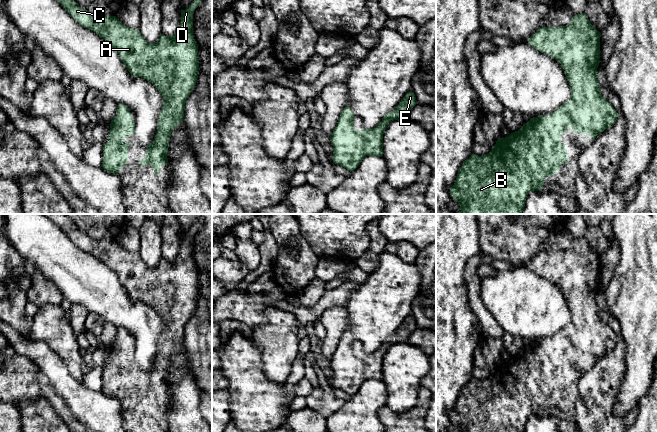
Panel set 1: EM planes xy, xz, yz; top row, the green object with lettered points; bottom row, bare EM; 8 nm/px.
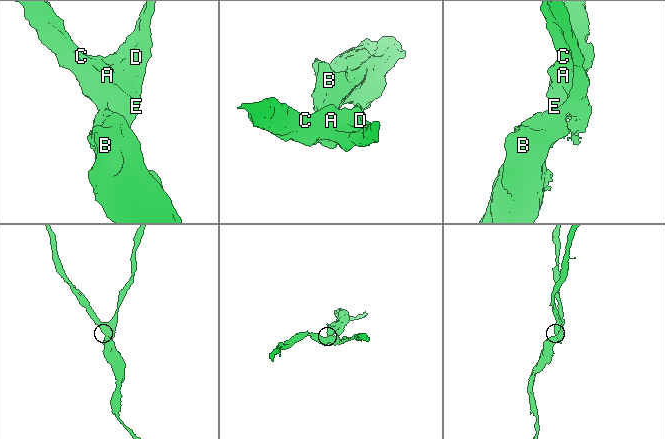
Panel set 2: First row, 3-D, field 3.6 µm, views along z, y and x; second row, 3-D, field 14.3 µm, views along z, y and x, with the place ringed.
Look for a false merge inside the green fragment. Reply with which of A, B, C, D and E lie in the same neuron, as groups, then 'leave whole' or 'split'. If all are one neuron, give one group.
groups A B C D E; leave whole

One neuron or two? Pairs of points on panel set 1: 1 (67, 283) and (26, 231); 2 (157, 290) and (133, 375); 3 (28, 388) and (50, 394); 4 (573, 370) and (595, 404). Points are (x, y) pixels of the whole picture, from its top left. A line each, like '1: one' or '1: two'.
1: one
2: one
3: two
4: two

